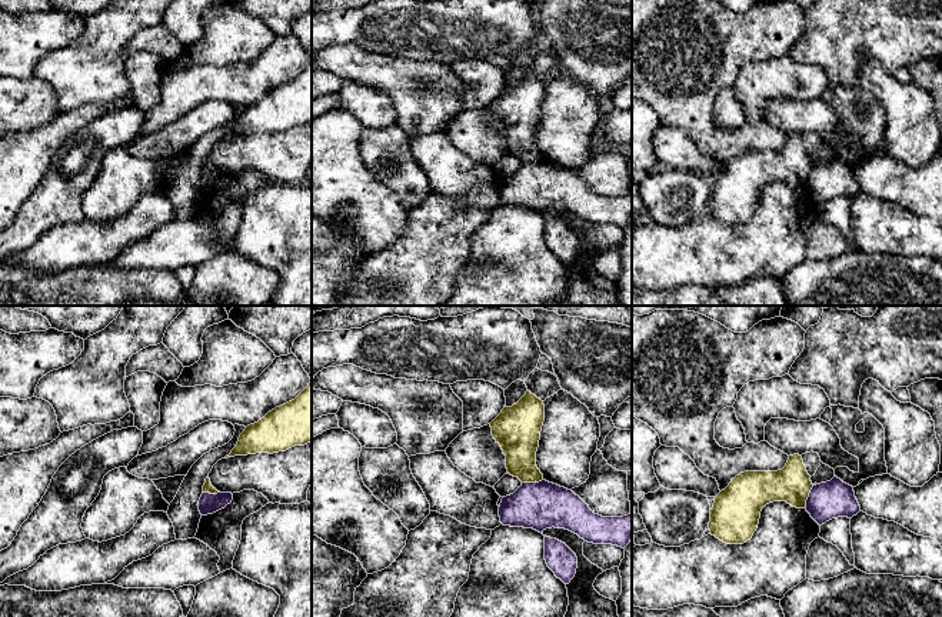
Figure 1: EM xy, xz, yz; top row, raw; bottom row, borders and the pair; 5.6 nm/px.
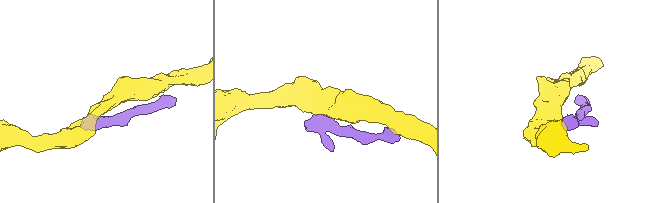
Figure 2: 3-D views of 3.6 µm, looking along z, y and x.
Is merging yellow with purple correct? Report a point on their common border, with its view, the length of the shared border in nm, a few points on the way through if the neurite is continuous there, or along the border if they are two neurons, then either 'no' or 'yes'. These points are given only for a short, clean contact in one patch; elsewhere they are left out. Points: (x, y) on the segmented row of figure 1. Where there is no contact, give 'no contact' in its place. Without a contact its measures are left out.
yz (808, 496) | 140 nm | along yz (814, 486), (805, 507) | no

